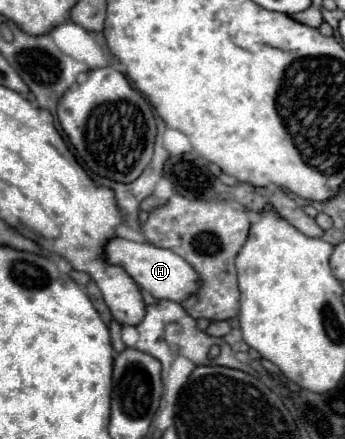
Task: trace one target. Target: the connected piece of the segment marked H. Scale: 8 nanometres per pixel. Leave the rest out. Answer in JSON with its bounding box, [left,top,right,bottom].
[106,238,200,302]

